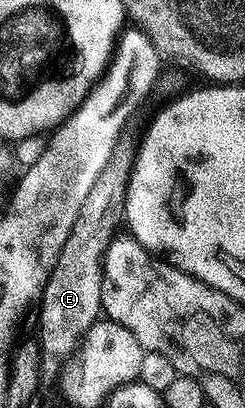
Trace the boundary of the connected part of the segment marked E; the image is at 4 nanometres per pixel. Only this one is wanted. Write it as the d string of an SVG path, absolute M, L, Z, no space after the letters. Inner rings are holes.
M124 134L110 150L109 161L98 174L90 194L86 194L86 202L82 202L82 210L78 210L78 218L74 218L70 238L66 238L66 246L62 246L54 270L48 276L44 292L38 301L38 343L45 361L60 362L71 356L90 330L90 326L101 319L104 255L112 241L117 239L119 232L116 231L125 223L126 194L130 174L136 164L137 147L137 137Z

